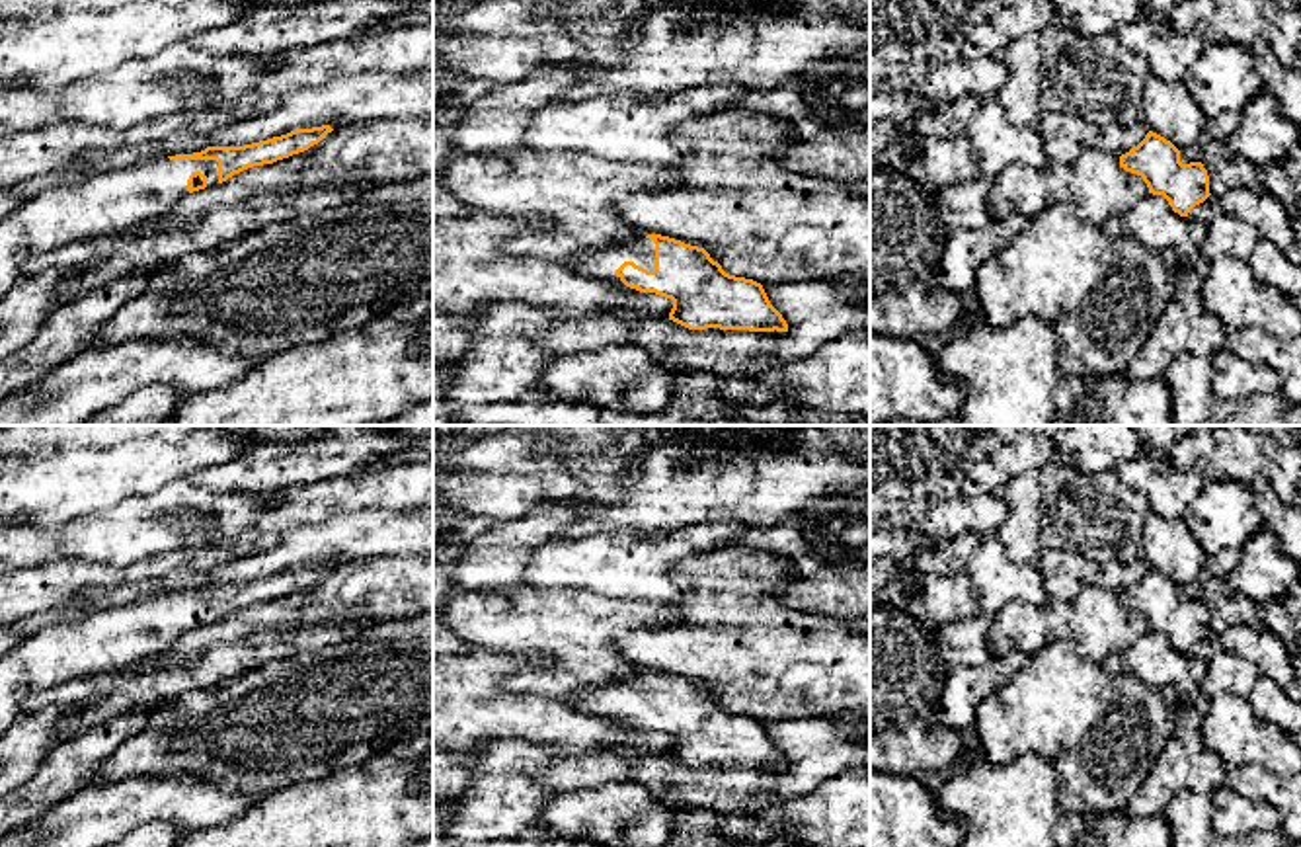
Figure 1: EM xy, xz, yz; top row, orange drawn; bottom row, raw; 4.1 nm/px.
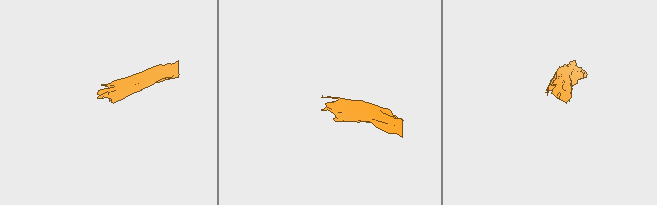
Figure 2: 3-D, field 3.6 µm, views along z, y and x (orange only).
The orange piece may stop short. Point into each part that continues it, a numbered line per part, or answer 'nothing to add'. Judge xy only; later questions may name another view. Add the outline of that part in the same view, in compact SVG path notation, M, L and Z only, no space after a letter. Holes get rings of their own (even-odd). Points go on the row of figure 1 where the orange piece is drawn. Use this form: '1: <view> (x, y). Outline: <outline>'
1: xy (104, 203). Outline: M146 160L123 170L92 174L70 185L53 187L25 201L0 222L0 301L23 277L23 267L33 258L82 238L96 238L135 228L168 215L189 191L191 174L207 176L207 187L218 183L217 160Z

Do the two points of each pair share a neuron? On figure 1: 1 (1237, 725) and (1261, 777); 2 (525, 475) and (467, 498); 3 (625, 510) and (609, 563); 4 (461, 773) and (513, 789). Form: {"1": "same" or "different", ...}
{"1": "different", "2": "same", "3": "different", "4": "different"}

